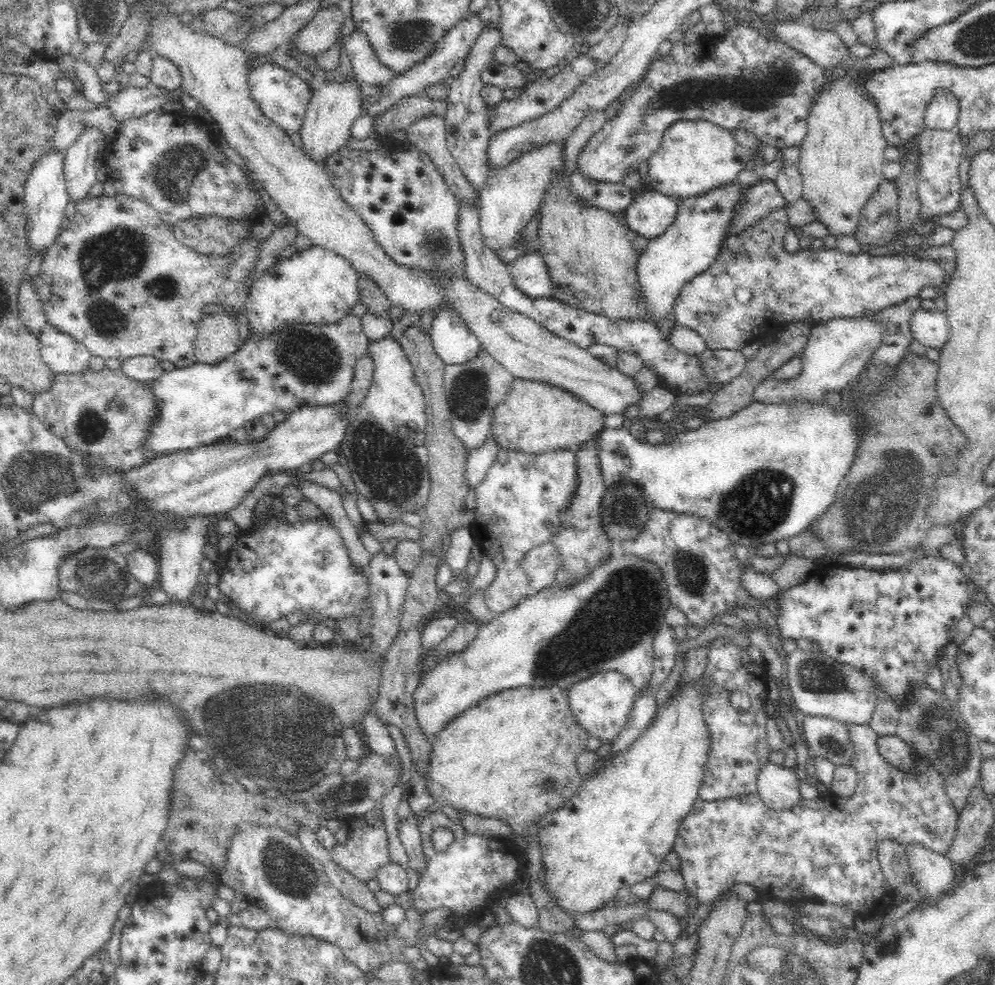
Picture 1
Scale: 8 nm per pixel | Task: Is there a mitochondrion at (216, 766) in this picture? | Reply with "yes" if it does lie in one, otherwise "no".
yes

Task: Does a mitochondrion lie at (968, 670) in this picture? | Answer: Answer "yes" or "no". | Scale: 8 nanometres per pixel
no

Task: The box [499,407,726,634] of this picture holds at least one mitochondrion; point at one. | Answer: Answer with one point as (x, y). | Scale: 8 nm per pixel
(690, 574)

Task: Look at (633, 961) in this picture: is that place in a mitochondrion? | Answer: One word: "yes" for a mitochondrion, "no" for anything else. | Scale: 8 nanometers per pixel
no

